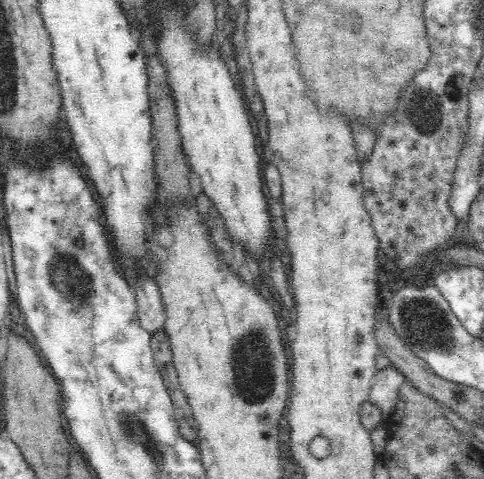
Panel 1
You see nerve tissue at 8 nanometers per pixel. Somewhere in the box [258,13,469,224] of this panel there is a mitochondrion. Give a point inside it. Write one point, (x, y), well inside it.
(426, 111)

